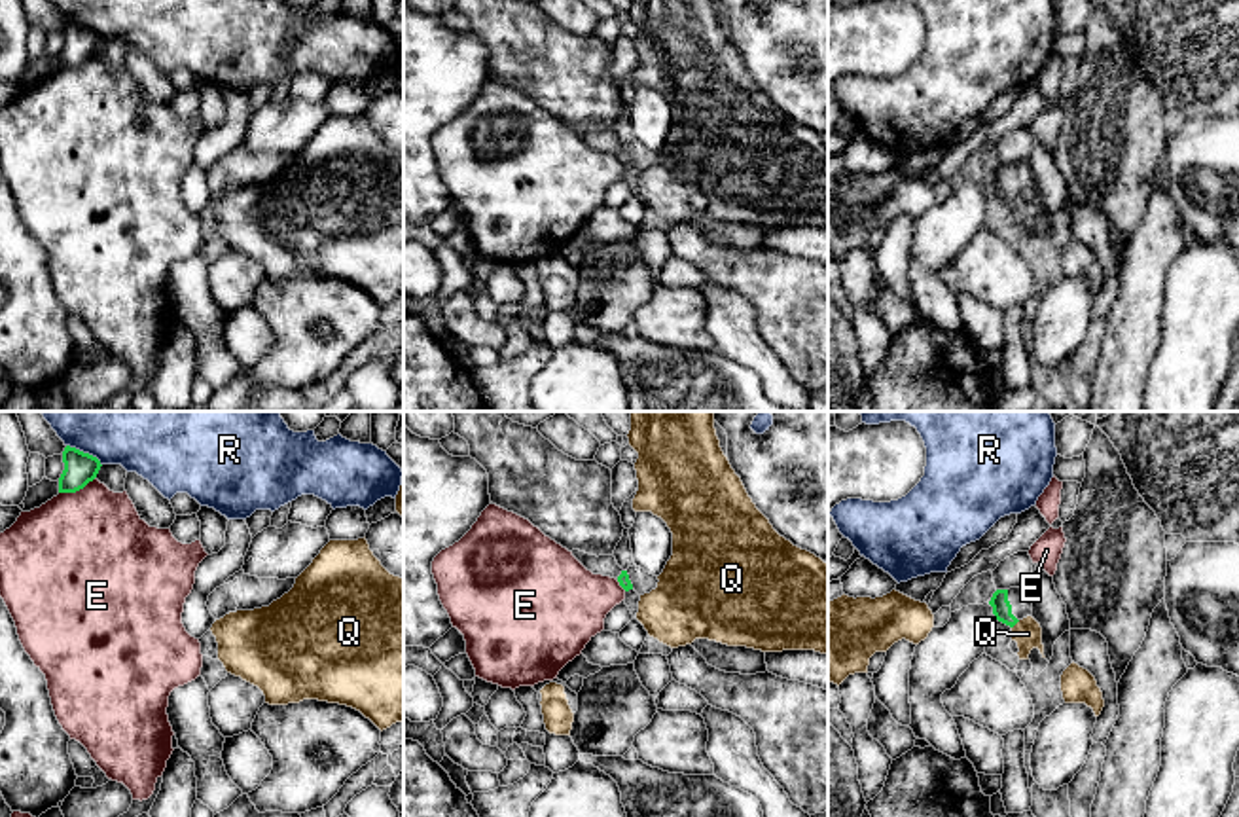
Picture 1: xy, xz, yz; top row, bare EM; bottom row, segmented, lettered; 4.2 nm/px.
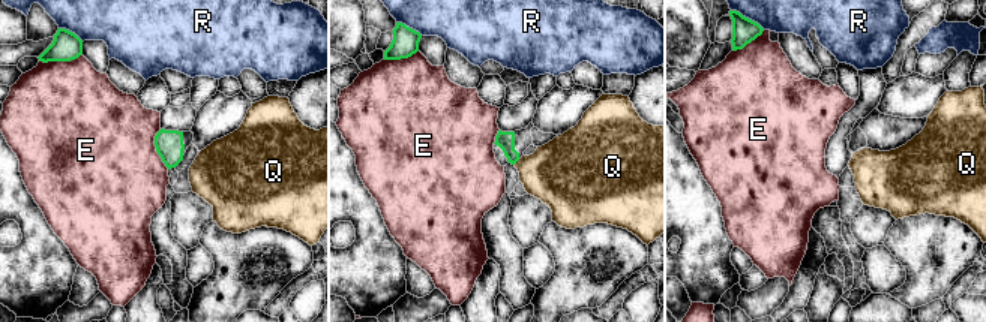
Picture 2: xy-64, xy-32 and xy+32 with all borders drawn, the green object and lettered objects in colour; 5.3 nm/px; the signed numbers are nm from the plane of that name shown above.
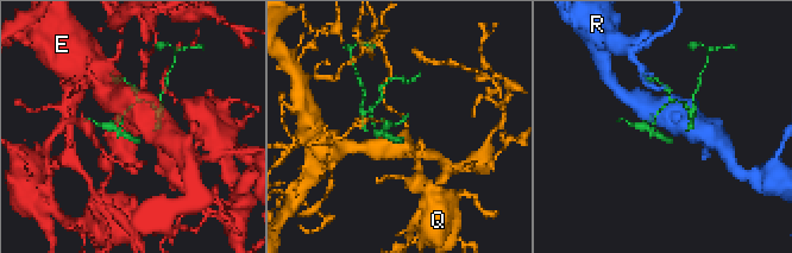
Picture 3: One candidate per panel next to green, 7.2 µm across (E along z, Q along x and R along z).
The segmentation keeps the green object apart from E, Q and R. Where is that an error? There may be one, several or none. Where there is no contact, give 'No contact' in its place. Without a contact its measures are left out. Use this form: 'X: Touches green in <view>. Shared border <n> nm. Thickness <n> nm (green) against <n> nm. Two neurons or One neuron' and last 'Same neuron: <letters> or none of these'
E: Touches green in xy. Shared border 180 nm. Thickness 140 nm (green) against 480 nm. Two neurons
Q: Touches green in yz. Shared border 50 nm. Thickness 80 nm (green) against 120 nm. Two neurons
R: Touches green in xy. Shared border 180 nm. Thickness 140 nm (green) against 200 nm. Two neurons
Same neuron: none of these

